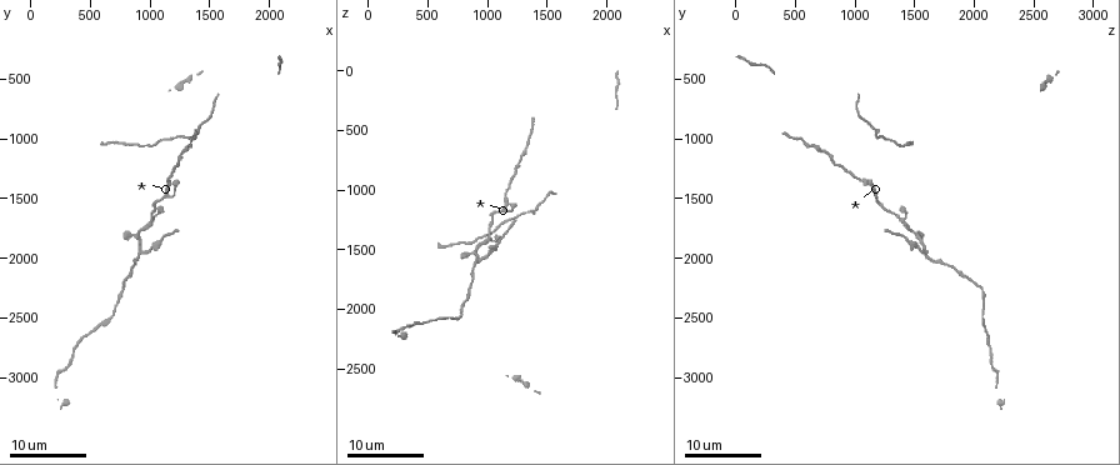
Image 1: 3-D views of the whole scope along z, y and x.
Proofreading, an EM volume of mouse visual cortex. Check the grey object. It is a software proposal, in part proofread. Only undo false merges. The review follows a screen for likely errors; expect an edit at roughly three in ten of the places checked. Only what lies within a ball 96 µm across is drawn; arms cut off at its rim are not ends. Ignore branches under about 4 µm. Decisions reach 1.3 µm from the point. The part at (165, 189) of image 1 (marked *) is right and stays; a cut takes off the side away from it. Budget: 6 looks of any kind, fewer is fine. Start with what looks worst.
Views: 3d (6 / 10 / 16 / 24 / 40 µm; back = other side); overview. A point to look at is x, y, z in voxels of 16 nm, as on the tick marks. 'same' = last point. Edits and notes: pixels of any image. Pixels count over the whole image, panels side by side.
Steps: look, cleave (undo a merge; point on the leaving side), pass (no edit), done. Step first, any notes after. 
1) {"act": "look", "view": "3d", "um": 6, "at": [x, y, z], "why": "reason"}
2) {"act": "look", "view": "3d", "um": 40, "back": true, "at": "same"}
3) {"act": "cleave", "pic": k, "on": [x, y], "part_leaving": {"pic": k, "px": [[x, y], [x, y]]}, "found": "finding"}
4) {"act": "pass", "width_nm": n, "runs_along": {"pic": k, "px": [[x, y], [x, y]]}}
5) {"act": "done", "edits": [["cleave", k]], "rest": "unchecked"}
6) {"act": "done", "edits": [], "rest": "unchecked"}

{"act": "look", "view": "3d", "um": 16, "at": [900, 1980, 1580], "why": "three arms meet"}

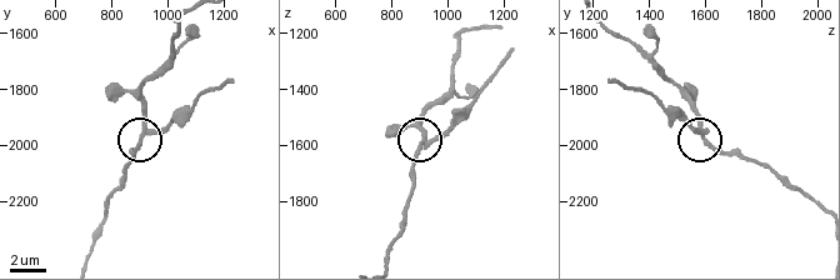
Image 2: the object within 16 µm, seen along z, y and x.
{"act": "look", "view": "3d", "um": 6, "at": [920, 1950, 1590]}

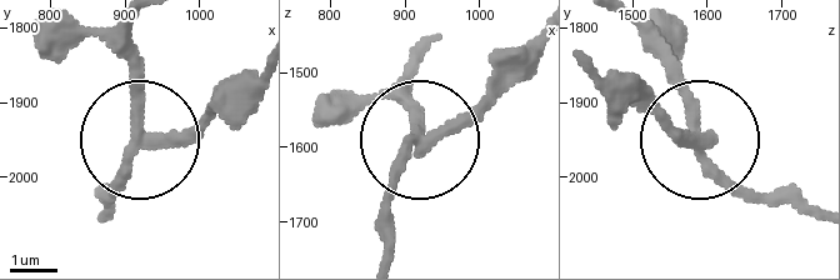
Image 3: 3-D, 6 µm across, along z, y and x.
{"act": "cleave", "pic": 3, "on": [203, 118], "side_arm_um": 8, "part_leaving": {"pic": 3, "px": [[144, 138], [188, 134], [259, 78]]}, "found": "a second cell is stuck on"}

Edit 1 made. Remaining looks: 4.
{"act": "look", "view": "3d", "um": 24, "at": [1220, 1340, 1140], "why": "branch point"}

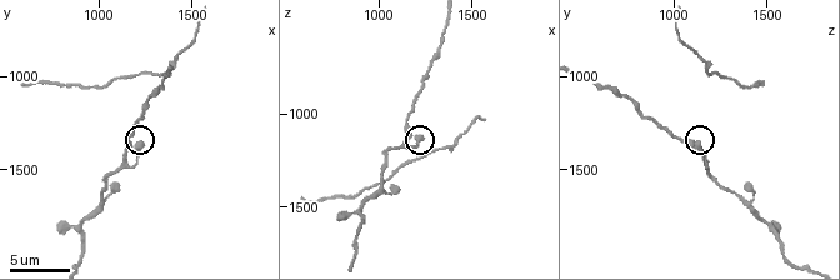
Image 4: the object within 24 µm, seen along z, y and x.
{"act": "look", "view": "3d", "um": 10, "at": [1200, 1380, 1120]}

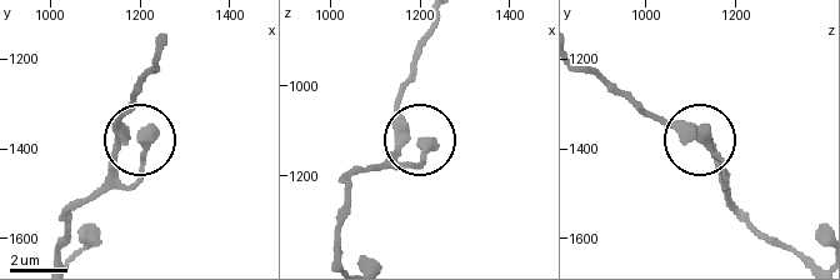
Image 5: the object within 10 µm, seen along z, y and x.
{"act": "pass", "found": "one cell here"}

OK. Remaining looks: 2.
{"act": "look", "view": "3d", "um": 10, "at": [1020, 1660, 1380], "why": "three arms meet"}

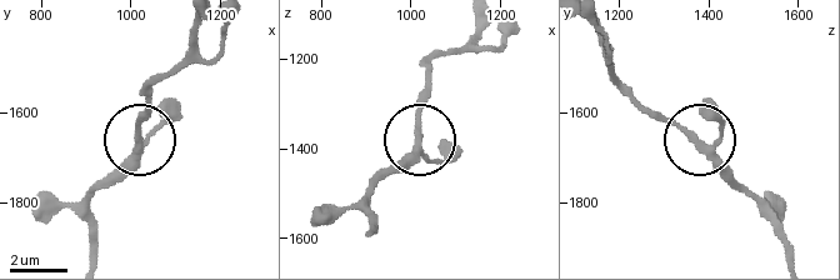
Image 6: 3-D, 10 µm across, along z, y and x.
{"act": "pass", "width_nm": 230, "found": "continuous, no second cell"}

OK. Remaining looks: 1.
{"act": "done", "edits": [["cleave", 3]], "rest": "unchecked"}

